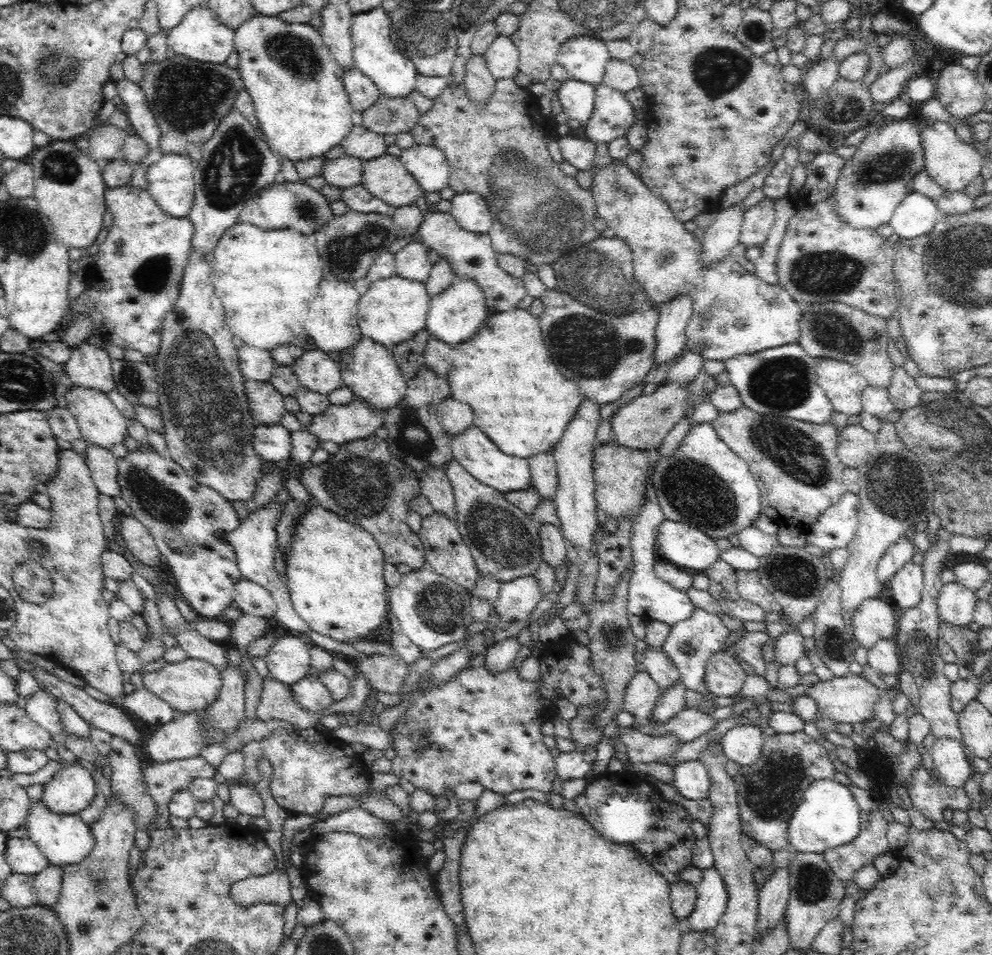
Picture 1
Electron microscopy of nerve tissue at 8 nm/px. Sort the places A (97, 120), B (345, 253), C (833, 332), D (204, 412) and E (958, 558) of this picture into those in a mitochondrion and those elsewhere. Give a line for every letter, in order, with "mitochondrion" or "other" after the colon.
A: other
B: mitochondrion
C: mitochondrion
D: mitochondrion
E: other

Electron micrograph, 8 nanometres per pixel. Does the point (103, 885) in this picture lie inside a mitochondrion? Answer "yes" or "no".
yes

